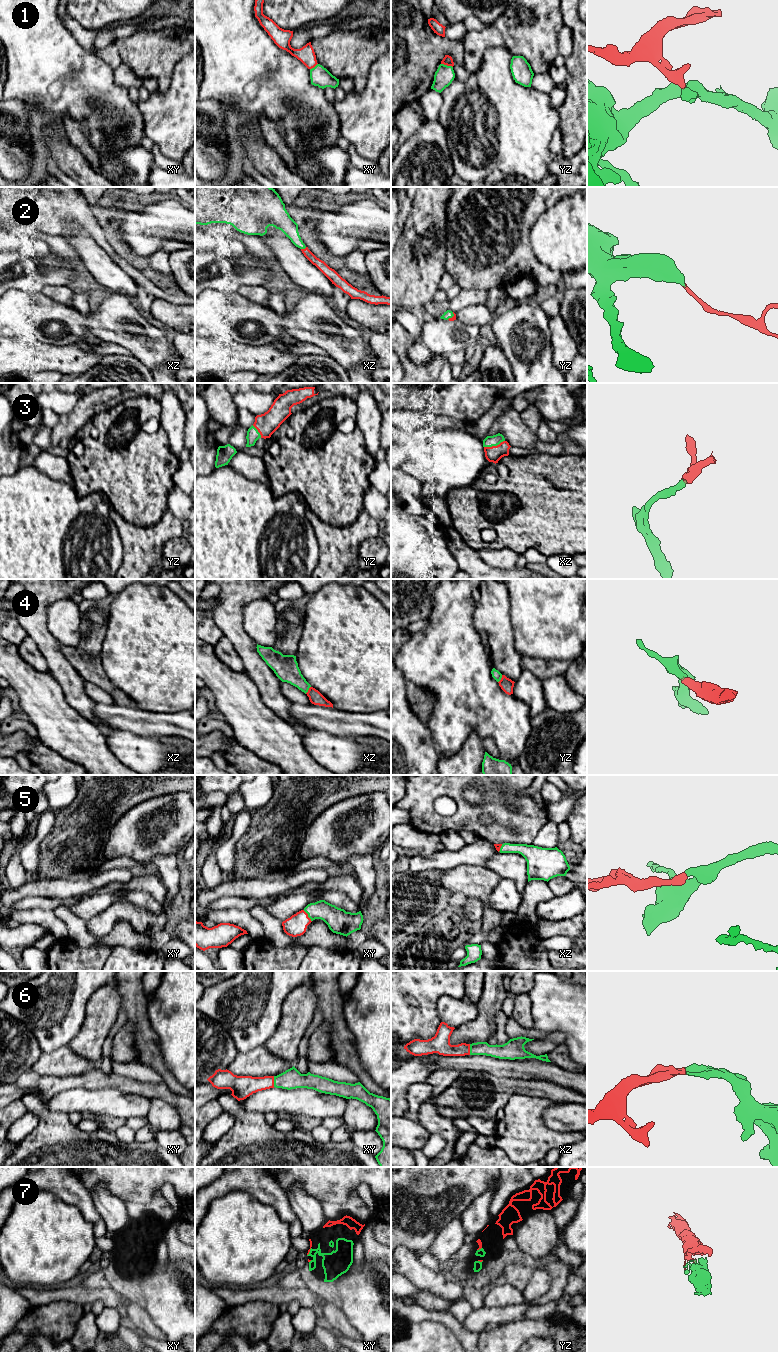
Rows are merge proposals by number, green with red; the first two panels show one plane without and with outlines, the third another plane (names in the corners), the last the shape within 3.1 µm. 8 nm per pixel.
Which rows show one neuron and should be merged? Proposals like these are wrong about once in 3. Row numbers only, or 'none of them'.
2, 3, 4, 5, 6, 7

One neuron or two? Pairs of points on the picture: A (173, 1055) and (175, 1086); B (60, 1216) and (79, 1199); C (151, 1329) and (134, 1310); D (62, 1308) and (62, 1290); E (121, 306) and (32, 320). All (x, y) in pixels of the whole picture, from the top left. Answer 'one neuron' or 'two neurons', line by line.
A: two neurons
B: two neurons
C: one neuron
D: two neurons
E: one neuron

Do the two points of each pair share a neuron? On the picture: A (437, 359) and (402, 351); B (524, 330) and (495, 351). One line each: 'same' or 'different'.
A: same
B: different

